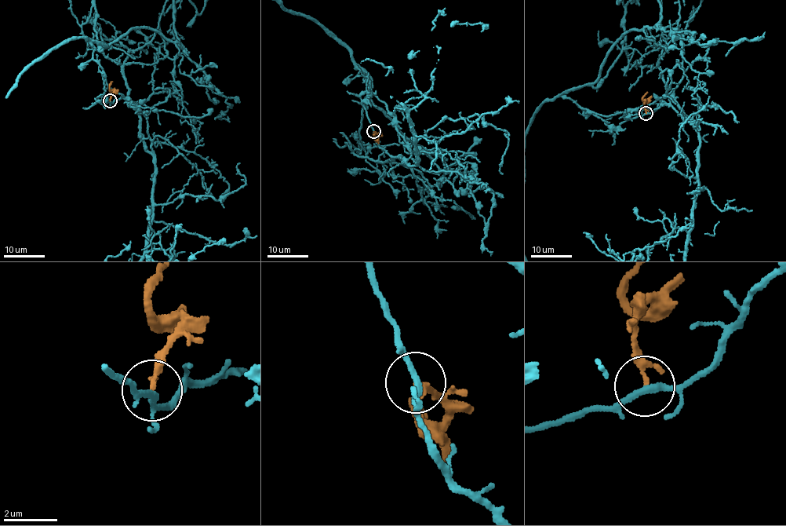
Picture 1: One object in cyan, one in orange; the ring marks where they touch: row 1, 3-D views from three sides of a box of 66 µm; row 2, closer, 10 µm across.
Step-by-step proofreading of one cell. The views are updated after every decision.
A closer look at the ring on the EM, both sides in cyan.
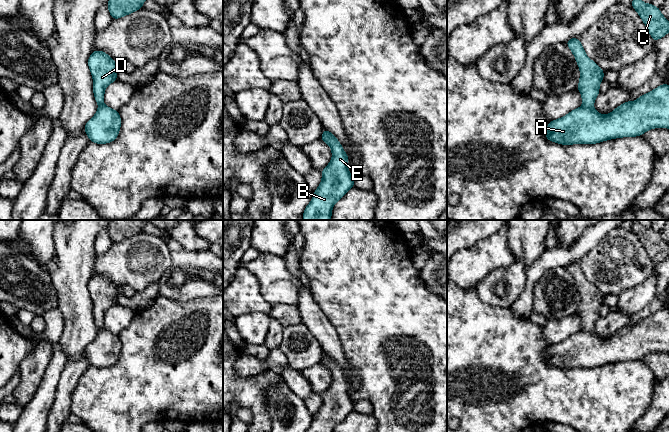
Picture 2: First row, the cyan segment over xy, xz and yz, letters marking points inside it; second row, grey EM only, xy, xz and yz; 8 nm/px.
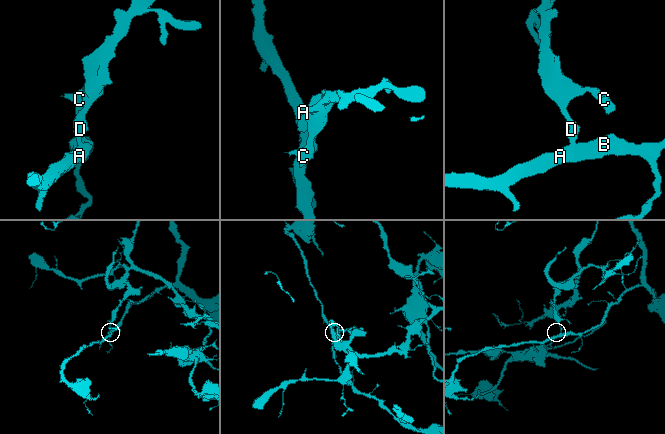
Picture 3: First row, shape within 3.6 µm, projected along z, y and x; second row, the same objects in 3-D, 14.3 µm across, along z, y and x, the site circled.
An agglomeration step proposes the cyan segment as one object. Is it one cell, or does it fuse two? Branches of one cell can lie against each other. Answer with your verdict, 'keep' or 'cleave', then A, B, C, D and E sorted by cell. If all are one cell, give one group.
cleave; A B E / C D

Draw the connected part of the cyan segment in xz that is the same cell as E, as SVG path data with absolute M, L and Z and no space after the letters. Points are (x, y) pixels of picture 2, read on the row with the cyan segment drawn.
M323 129L323 133L331 147L332 160L321 171L322 181L304 210L303 220L331 220L334 204L354 187L354 178L348 170L348 155L331 132Z

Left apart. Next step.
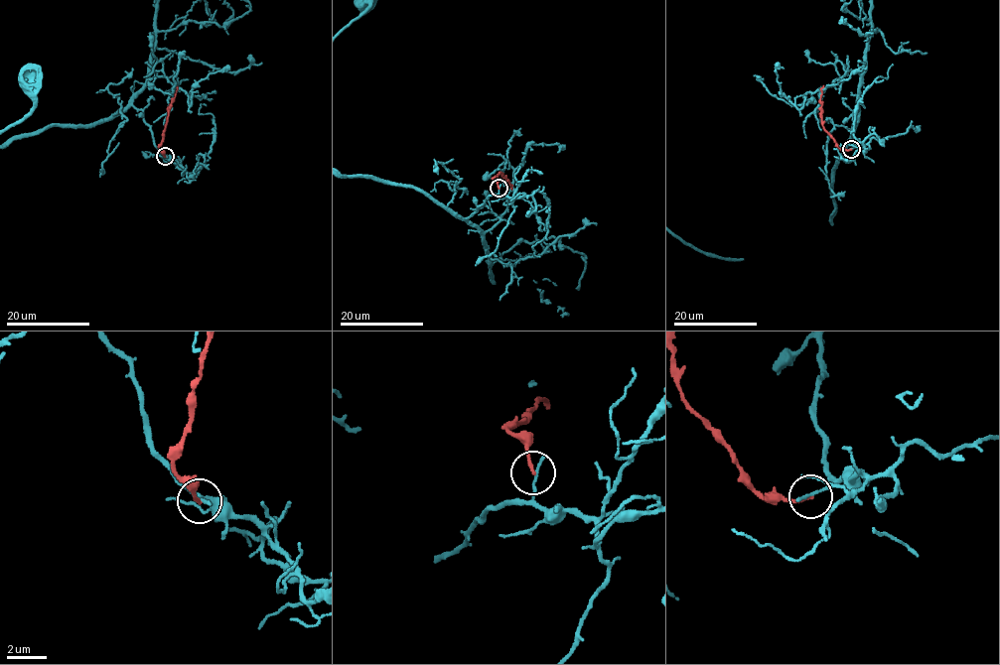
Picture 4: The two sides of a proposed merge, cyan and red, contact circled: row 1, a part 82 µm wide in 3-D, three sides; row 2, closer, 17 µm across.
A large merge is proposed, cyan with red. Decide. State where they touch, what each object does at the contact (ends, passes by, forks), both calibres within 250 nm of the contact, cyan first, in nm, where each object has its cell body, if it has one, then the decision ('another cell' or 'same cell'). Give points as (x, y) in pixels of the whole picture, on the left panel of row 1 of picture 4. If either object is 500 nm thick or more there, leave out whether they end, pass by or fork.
place (165, 156); cyan ends; red ends; calibres 170 and 160 nm; soma cyan (29, 77); soma red none; another cell

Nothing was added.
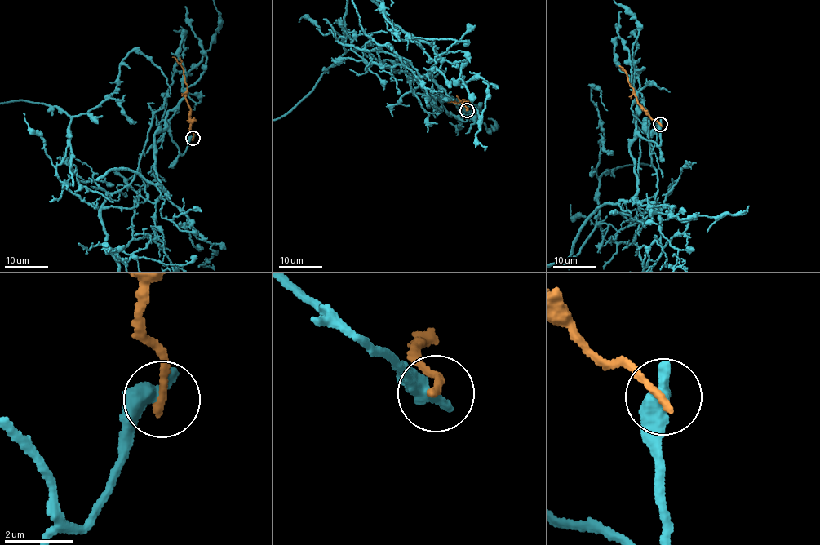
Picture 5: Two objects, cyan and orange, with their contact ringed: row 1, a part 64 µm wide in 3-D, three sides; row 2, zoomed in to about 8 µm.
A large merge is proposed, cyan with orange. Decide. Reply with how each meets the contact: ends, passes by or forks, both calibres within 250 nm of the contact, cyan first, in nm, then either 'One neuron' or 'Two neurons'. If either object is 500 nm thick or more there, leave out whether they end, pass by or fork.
Thickness 550 nm (cyan) against 240 nm. Two neurons

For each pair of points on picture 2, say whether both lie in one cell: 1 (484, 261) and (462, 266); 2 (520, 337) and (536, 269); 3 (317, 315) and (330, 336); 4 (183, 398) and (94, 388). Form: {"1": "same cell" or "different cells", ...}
{"1": "same cell", "2": "different cells", "3": "same cell", "4": "same cell"}

